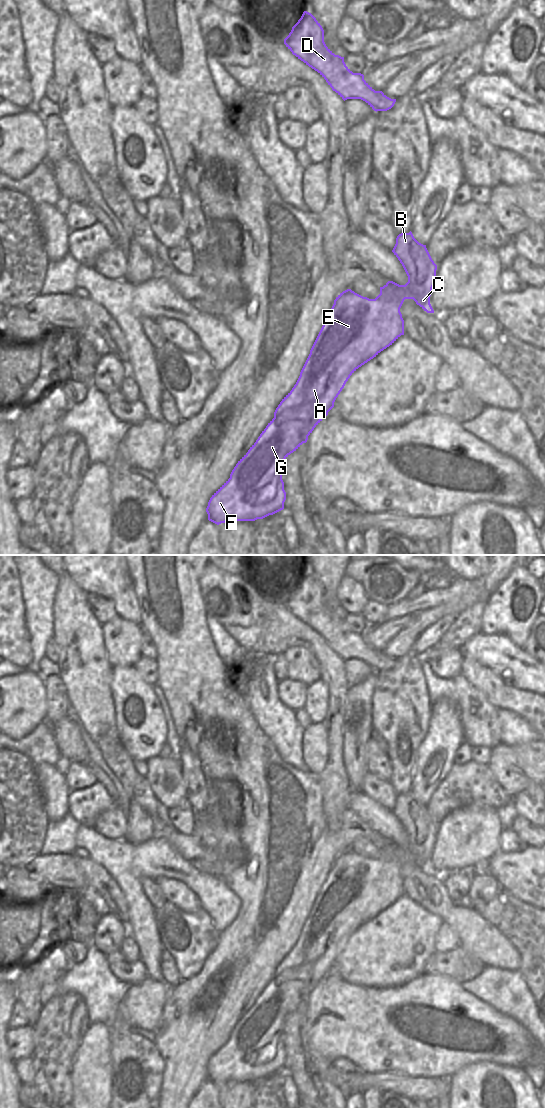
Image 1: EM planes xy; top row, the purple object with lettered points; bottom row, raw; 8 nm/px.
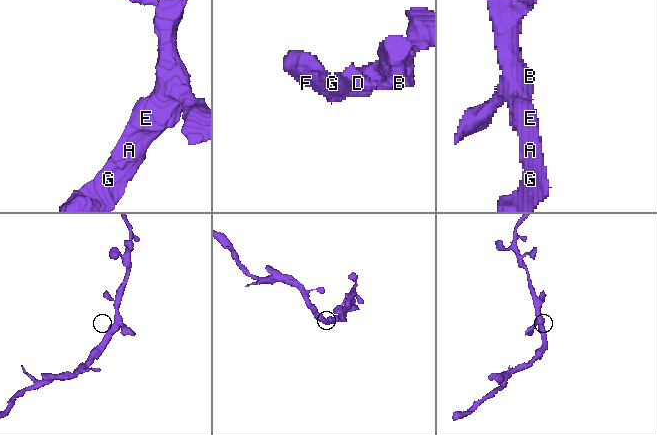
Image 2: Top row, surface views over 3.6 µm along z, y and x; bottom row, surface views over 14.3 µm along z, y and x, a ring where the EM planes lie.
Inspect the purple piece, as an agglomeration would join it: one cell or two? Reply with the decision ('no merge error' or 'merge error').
no merge error

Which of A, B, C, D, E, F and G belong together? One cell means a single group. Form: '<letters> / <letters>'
A B C D E F G

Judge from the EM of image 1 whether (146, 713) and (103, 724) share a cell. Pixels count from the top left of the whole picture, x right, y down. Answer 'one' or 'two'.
two

